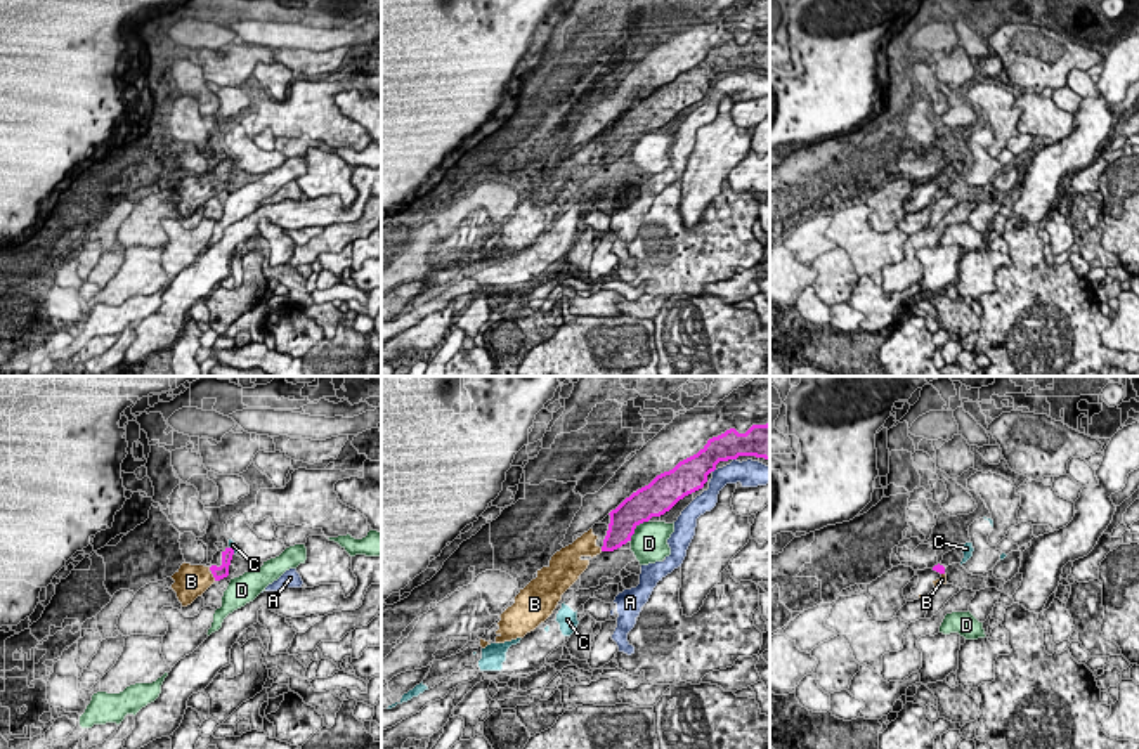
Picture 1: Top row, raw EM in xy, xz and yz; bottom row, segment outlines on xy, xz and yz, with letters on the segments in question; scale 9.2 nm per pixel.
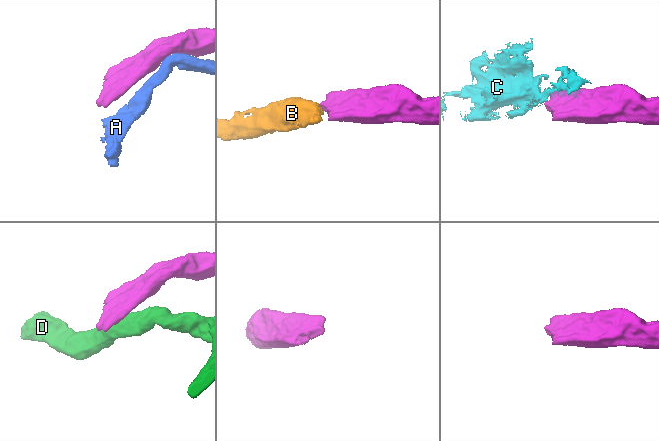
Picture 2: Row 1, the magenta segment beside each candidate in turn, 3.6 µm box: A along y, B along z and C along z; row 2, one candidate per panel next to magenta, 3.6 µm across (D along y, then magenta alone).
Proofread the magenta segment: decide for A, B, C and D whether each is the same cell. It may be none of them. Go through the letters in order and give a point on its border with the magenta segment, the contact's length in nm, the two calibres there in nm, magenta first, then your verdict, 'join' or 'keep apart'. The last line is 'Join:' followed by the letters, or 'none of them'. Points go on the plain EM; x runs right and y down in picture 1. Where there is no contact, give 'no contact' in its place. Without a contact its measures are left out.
A: no contact; keep apart
B: contact xy (214, 188); length 100 nm; calibres 130 and 320 nm; join
C: contact xy (233, 162); length 100 nm; calibres 130 and 70 nm; keep apart
D: contact xz (635, 139); length 280 nm; calibres 300 and 340 nm; keep apart
Join: B

